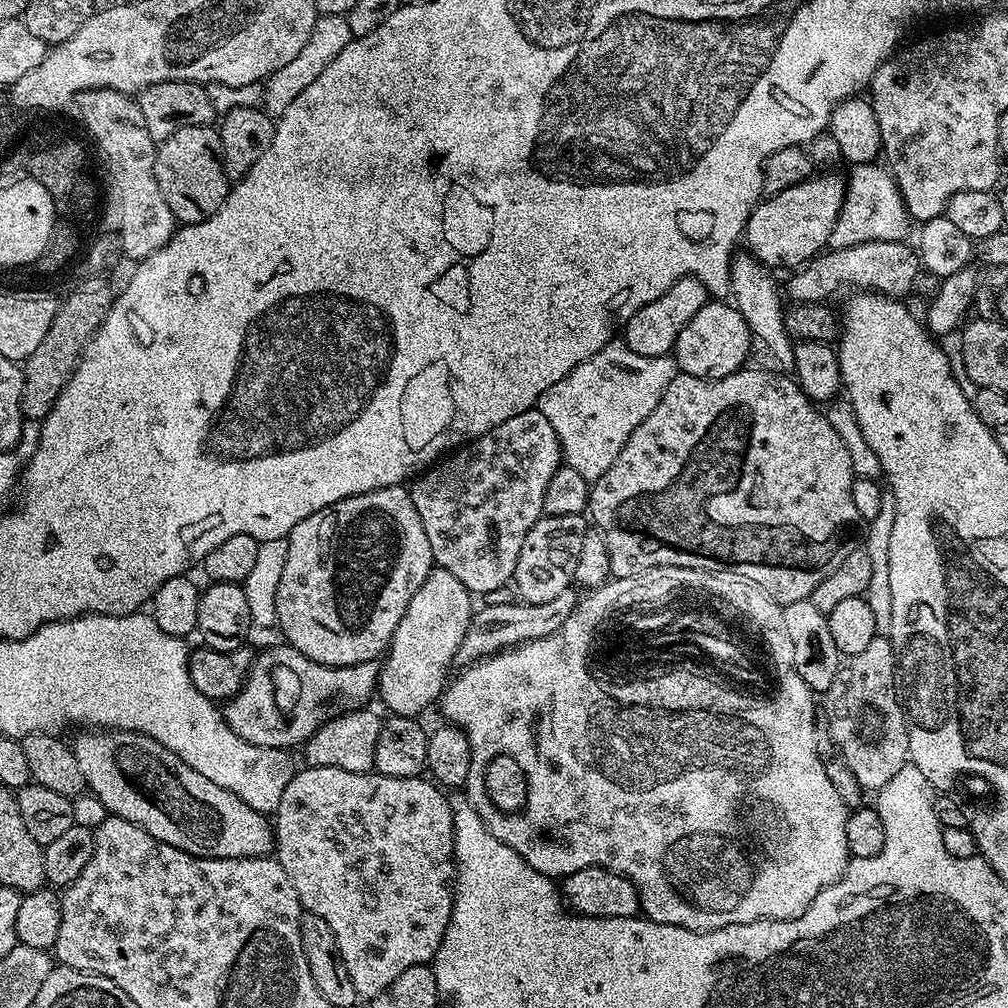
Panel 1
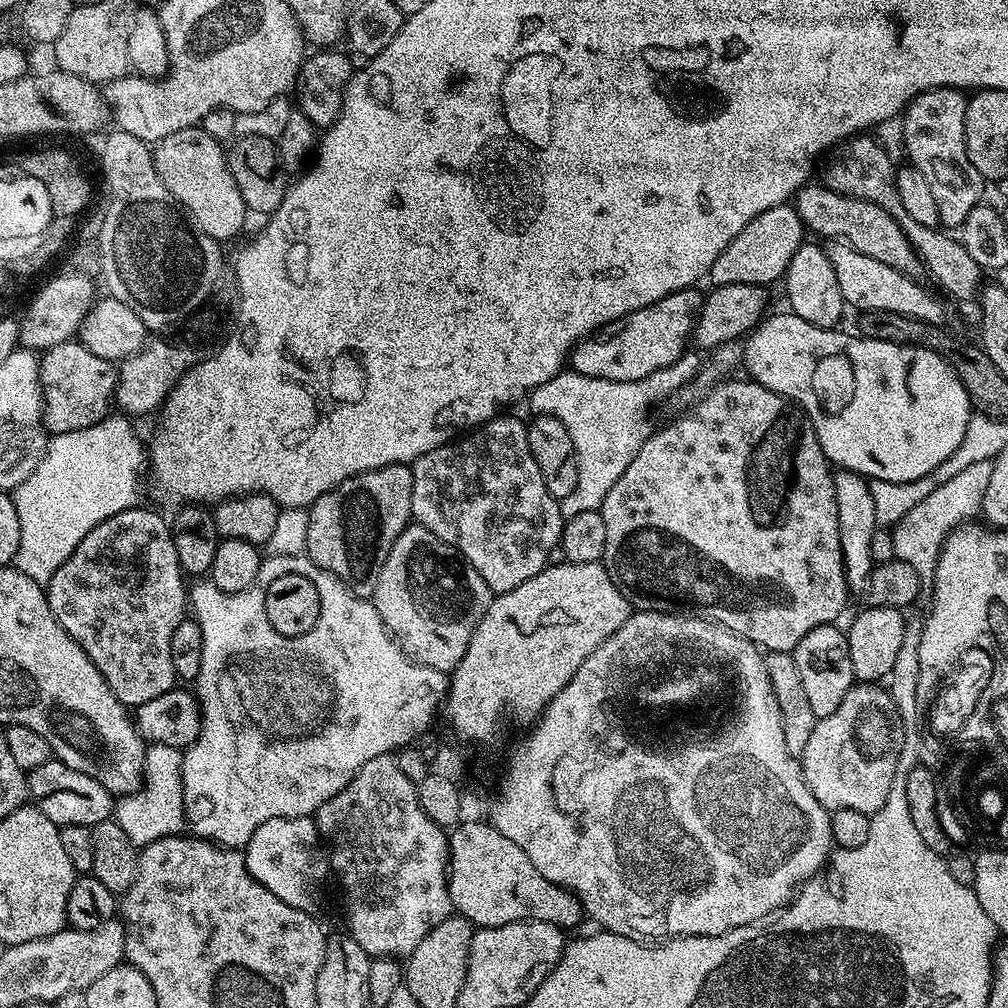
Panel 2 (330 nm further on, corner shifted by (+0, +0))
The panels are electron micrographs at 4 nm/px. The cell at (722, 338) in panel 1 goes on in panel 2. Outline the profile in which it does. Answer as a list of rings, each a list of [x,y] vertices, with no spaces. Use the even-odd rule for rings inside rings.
[[[783,310],[777,316],[769,315],[760,321],[750,332],[742,344],[742,368],[745,368],[747,375],[756,383],[766,386],[774,394],[783,396],[784,399],[792,401],[801,412],[807,416],[816,431],[818,442],[824,451],[824,457],[829,465],[845,472],[856,472],[859,476],[867,478],[869,481],[881,480],[882,482],[914,482],[914,478],[922,478],[930,474],[936,466],[941,465],[950,458],[954,450],[962,443],[965,437],[967,423],[974,413],[970,398],[966,394],[966,386],[954,374],[954,370],[934,350],[916,348],[915,346],[902,346],[894,342],[878,342],[877,340],[865,340],[859,335],[851,336],[848,332],[840,332],[836,328],[819,328],[811,325],[805,319],[796,317],[789,310]]]

